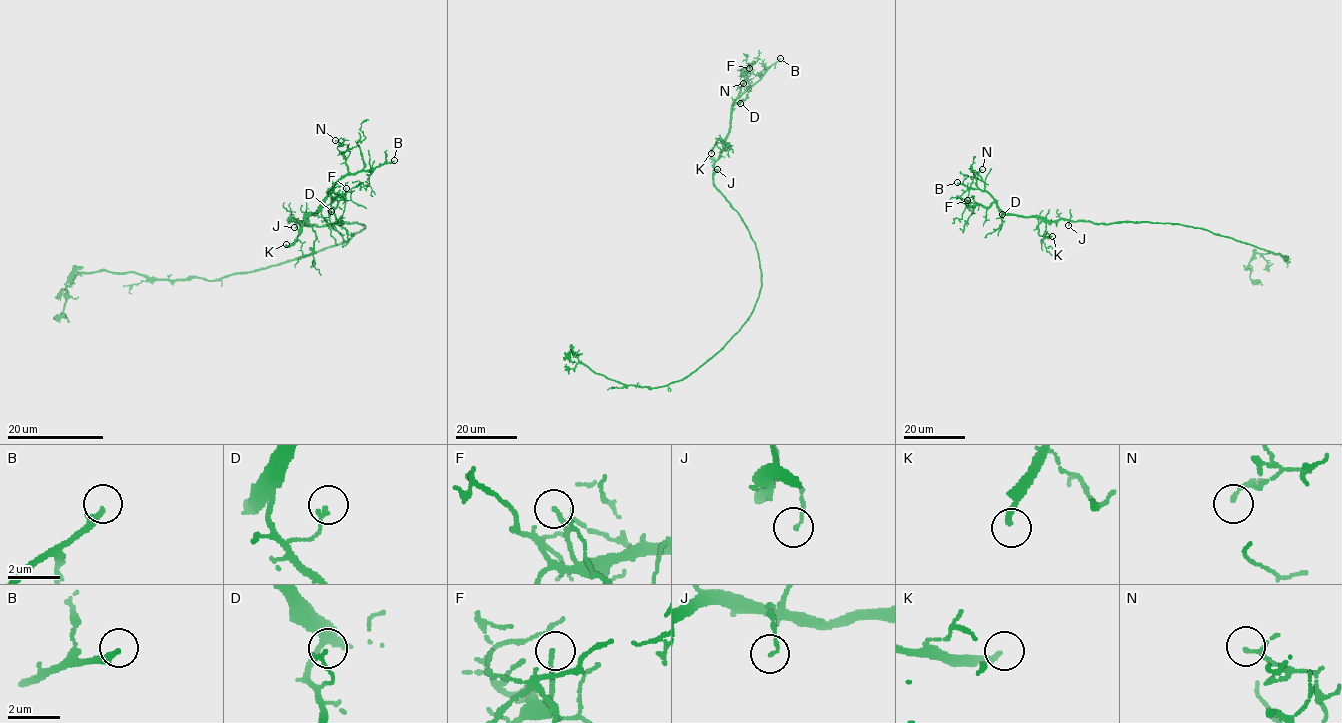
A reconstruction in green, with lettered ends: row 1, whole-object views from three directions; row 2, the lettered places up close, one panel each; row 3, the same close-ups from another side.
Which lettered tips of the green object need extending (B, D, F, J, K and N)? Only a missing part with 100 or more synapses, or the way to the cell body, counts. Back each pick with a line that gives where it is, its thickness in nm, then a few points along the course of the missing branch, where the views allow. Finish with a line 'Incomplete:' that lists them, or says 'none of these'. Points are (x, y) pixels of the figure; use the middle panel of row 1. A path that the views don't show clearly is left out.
B: Place: (780, 58). Thickness 280 nm. Course of what is missing: (780, 58), (780, 55), (768, 52), (783, 46), (775, 52), (761, 55), (752, 53), (748, 58), (746, 56)
Incomplete: B

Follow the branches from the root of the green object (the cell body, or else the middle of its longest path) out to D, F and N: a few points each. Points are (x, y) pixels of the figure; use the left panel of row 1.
D: (363, 229), (358, 223), (317, 226), (288, 221), (292, 218), (303, 220), (319, 209), (328, 217), (331, 211)
F: (363, 229), (358, 223), (317, 226), (288, 221), (313, 215), (328, 191), (333, 199), (343, 197), (346, 188)
N: (363, 229), (358, 223), (317, 226), (288, 221), (313, 215), (328, 191), (347, 172), (348, 146), (335, 140)

